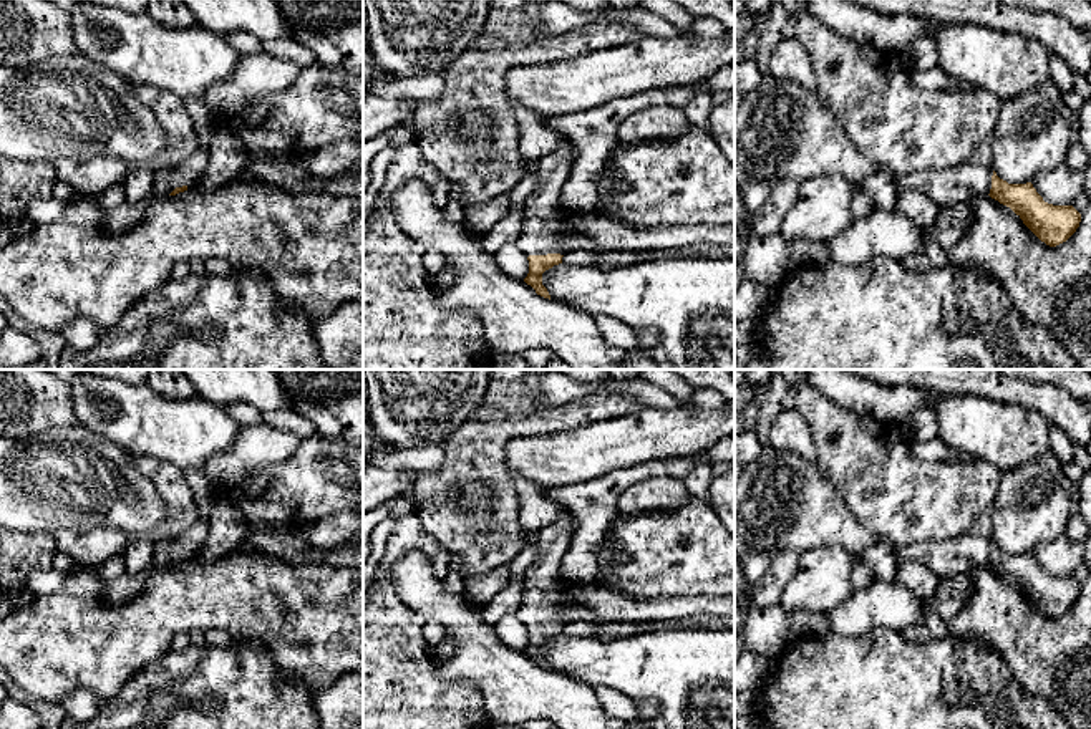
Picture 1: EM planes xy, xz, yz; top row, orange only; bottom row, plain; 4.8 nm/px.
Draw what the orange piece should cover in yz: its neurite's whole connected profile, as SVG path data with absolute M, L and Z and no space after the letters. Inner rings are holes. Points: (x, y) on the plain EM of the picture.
M970 532L945 542L919 542L910 547L890 548L899 563L920 560L938 580L990 567L1010 578L1050 618L1066 613L1081 593L1081 585L1073 577L1045 573L1031 553L1008 555L992 538Z

